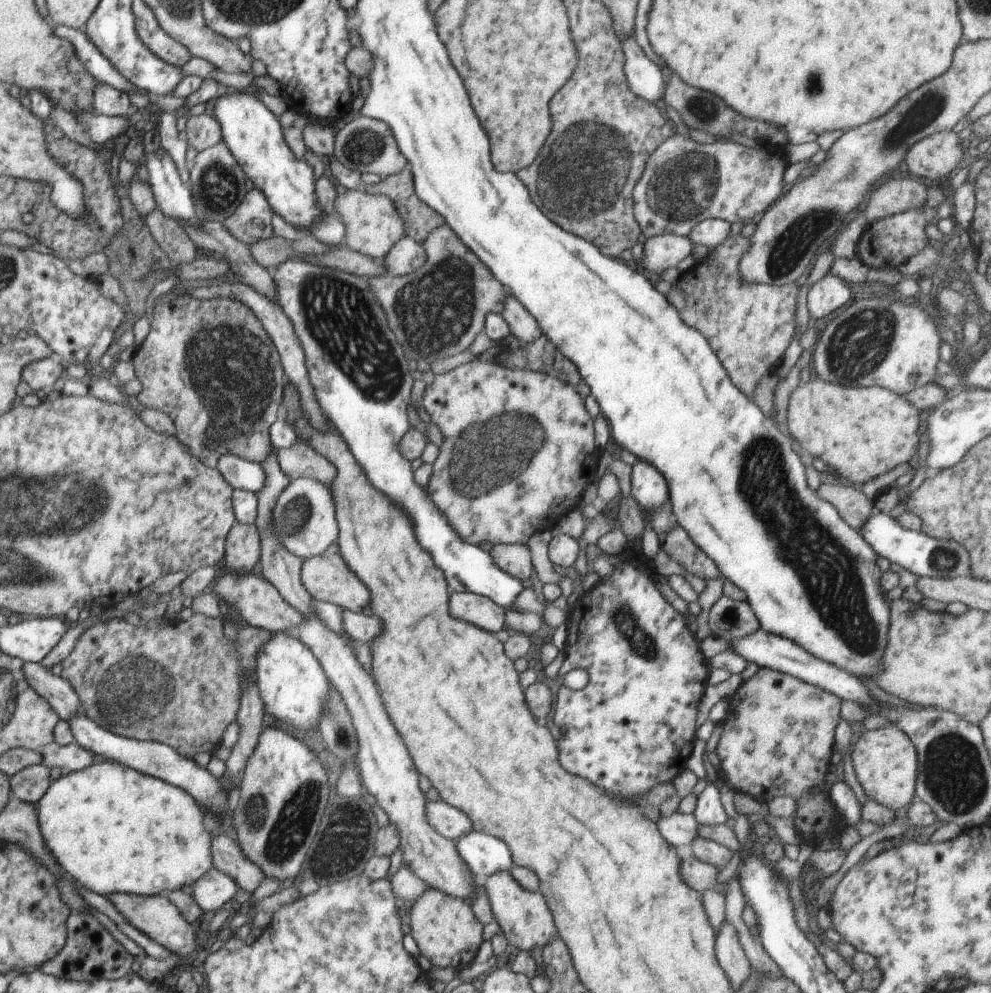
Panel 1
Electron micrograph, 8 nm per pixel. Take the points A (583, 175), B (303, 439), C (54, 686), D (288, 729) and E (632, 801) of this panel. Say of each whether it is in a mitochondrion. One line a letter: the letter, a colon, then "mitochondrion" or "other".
A: mitochondrion
B: other
C: other
D: other
E: other

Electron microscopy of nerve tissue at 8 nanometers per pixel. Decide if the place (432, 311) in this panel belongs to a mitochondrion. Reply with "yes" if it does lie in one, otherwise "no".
yes

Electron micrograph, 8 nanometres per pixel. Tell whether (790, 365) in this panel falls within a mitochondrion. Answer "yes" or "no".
no

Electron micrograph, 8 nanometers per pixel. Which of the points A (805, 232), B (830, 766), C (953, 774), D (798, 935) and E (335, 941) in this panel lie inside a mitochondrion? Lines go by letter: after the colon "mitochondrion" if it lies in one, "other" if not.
A: mitochondrion
B: other
C: mitochondrion
D: other
E: other

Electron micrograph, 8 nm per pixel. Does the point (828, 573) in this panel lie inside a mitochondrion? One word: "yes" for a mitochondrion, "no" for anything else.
yes

